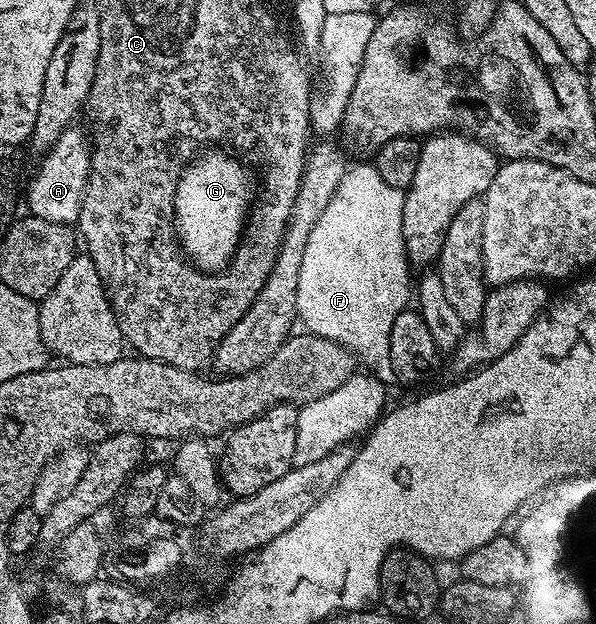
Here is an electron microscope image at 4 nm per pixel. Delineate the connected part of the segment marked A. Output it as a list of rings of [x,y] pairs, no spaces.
[[[72,125],[61,133],[54,145],[47,150],[46,155],[38,160],[39,168],[31,179],[31,184],[25,187],[25,207],[28,212],[45,221],[54,223],[65,223],[68,225],[78,224],[79,214],[83,208],[83,197],[87,194],[87,184],[91,178],[91,147],[89,139],[78,131],[78,126]]]

